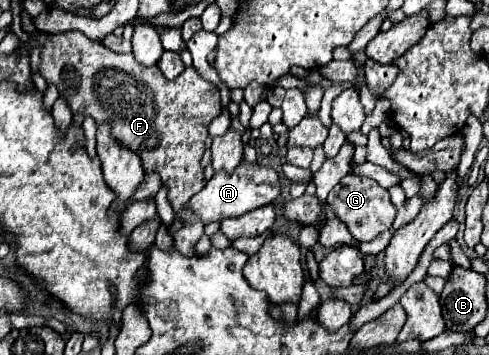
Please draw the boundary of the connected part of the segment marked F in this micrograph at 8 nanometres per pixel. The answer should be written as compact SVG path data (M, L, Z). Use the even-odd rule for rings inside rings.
M81 31L49 35L41 47L39 73L57 85L71 111L91 115L97 125L109 121L113 125L113 137L141 157L143 169L161 175L161 181L169 189L167 199L175 215L185 209L185 217L179 217L181 229L173 235L175 247L183 255L193 255L195 243L203 235L203 223L189 211L189 201L207 183L201 157L207 125L221 113L217 87L205 81L193 67L187 67L177 79L169 81L159 67L145 67L131 53L121 55L109 51L103 43L91 41Z

